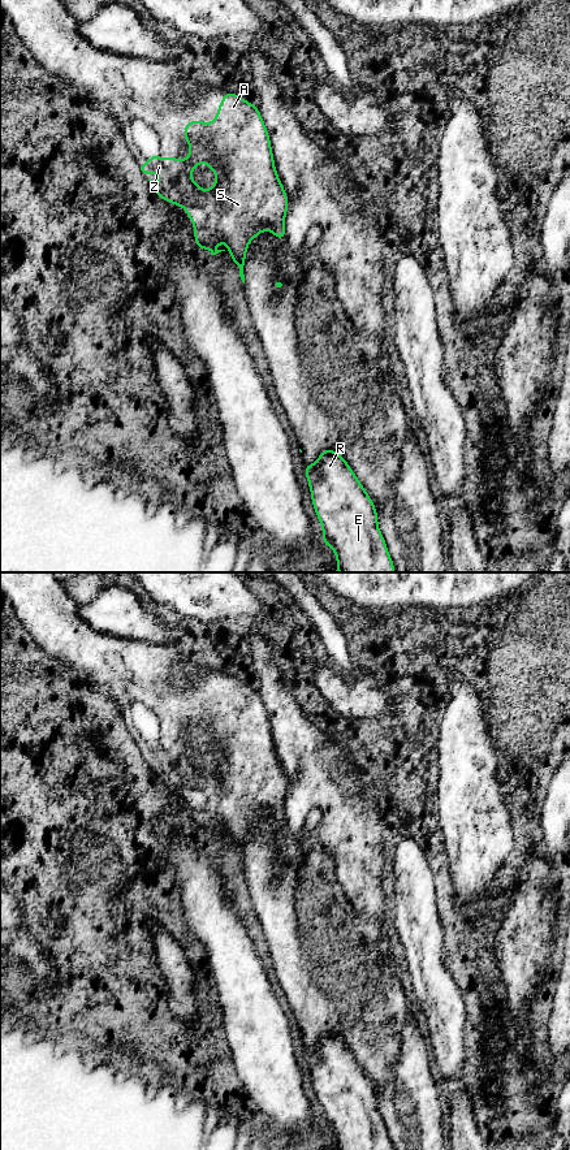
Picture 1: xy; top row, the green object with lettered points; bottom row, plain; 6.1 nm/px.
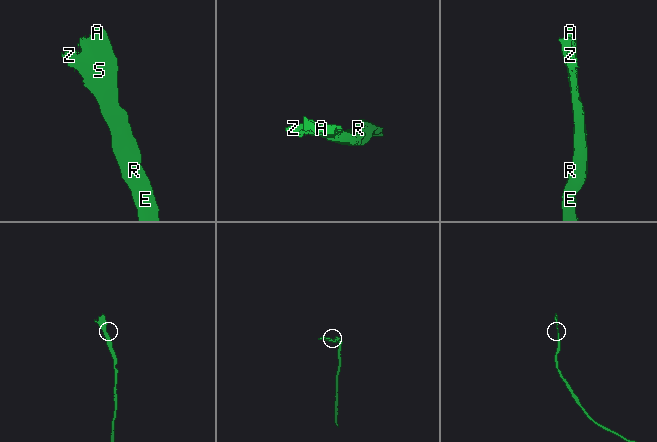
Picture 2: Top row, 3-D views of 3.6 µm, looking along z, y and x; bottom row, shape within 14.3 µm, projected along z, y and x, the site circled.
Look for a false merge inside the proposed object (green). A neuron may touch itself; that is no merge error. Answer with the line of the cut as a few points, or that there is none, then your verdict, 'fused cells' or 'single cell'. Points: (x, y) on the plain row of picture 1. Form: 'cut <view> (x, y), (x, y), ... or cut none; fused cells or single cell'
cut none; single cell

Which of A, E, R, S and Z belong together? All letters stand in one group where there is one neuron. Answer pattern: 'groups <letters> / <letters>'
groups A E R S Z

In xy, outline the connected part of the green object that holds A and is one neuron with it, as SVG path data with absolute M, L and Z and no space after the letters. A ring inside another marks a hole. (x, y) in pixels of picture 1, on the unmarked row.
M226 675L221 682L213 705L190 704L185 708L185 725L190 726L190 739L180 747L177 740L160 742L154 738L138 753L144 758L160 756L161 761L154 768L157 779L169 783L172 788L180 787L187 794L187 799L195 812L193 820L198 820L195 829L208 831L211 838L225 833L215 833L220 825L228 827L232 843L239 851L239 860L245 866L245 839L249 825L259 816L269 813L278 822L285 822L285 796L288 794L288 778L278 762L271 731L268 714L258 689L241 679ZM204 744L216 757L215 768L210 773L200 771L191 761L193 752Z

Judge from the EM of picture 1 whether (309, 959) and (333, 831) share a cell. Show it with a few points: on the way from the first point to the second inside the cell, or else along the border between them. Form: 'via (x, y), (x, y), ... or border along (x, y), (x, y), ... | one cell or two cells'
border along (318, 847), (332, 856), (333, 874), (339, 882) | two cells

